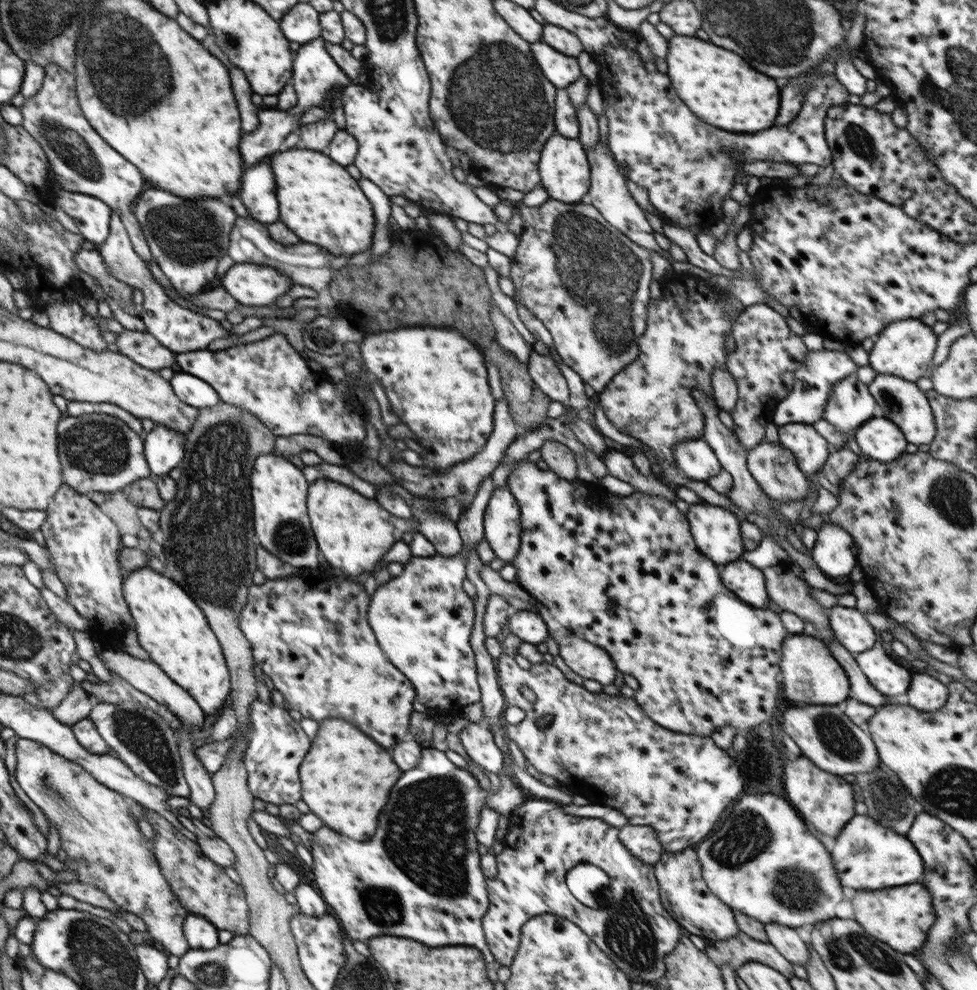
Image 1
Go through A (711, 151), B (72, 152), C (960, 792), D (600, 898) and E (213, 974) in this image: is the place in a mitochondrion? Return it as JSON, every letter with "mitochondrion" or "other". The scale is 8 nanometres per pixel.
{"A":"mitochondrion","B":"mitochondrion","C":"mitochondrion","D":"mitochondrion","E":"mitochondrion"}

